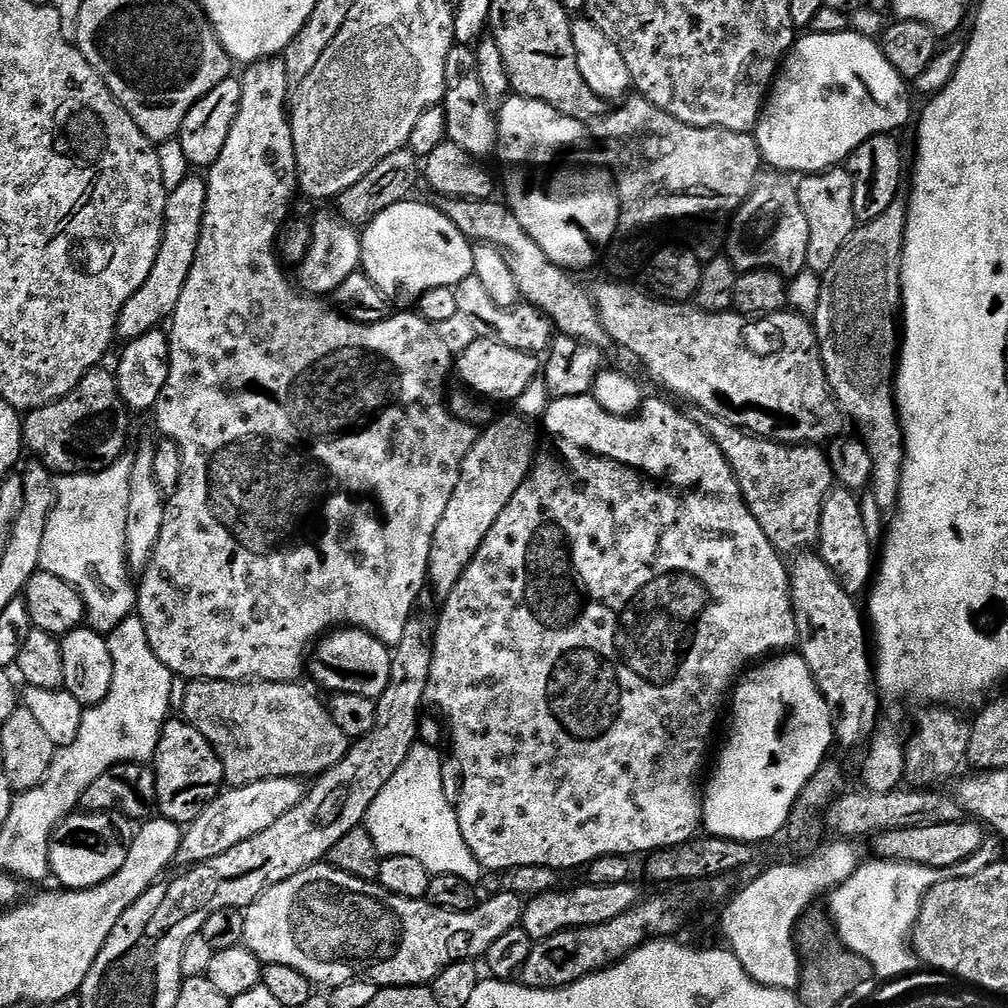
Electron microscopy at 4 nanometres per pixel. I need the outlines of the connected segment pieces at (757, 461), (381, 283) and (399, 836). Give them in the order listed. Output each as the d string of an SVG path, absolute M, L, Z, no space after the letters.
M697 411L694 419L722 450L750 514L754 514L762 534L770 538L776 551L799 554L819 545L822 506L834 487L827 451L814 444L786 445L763 440L708 412Z
M409 198L382 210L378 218L363 225L360 232L360 267L364 275L386 294L396 306L412 306L420 301L426 290L438 290L438 286L455 288L462 278L474 270L473 241L468 240L450 222L439 207L419 204Z
M417 742L410 750L410 754L406 754L406 762L402 762L402 766L398 766L394 778L390 778L390 782L386 782L382 794L378 794L378 798L374 798L368 816L364 819L363 827L368 829L370 838L374 838L374 846L378 846L378 854L382 858L386 856L415 858L417 862L422 862L422 866L426 866L426 870L432 876L454 874L456 877L462 878L464 882L479 885L482 875L484 875L484 869L474 858L469 846L466 845L461 827L458 825L453 801L448 801L448 796L444 793L444 768L440 765L440 754L430 745Z

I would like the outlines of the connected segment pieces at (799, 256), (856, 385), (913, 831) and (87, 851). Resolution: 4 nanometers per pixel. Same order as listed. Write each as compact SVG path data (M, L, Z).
M772 170L761 175L757 185L748 196L730 224L728 236L728 249L726 255L734 262L734 266L740 272L749 272L759 268L769 268L775 272L780 272L786 278L793 278L800 272L807 269L806 246L810 246L810 226L806 223L806 214L802 210L802 202L798 202L796 184L787 175L779 171Z
M896 199L890 206L886 206L886 210L882 210L882 214L878 214L878 218L873 220L865 220L850 234L850 238L846 242L846 246L842 246L842 250L838 250L838 258L834 258L834 266L830 266L830 270L822 273L821 279L821 296L818 298L818 306L814 315L814 327L816 329L816 337L820 343L820 357L824 363L826 370L826 378L828 385L832 391L832 397L839 404L841 413L845 417L848 416L856 423L859 439L863 440L866 450L870 452L872 459L872 483L870 485L870 493L877 499L878 506L883 510L895 509L896 499L900 493L900 479L902 478L902 466L904 465L904 435L900 429L900 415L896 409L896 370L898 367L898 317L902 312L900 303L900 287L902 286L902 250L904 249L904 235L906 234L906 222L908 221L908 205L903 199Z
M972 818L958 822L942 822L938 826L914 826L881 832L871 841L877 857L897 860L903 864L918 864L934 868L948 868L966 862L968 858L982 850L986 843L986 828L983 823Z
M86 812L80 816L69 814L52 831L52 840L48 844L48 866L53 877L61 880L68 890L93 888L109 880L122 862L132 845L134 835L133 821L118 812Z

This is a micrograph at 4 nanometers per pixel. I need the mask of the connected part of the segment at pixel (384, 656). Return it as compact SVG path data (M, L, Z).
M341 627L339 630L333 630L323 637L315 645L314 656L316 652L316 661L311 661L310 676L317 680L322 687L328 691L328 694L345 692L346 694L362 694L366 698L376 700L386 690L390 682L390 662L392 653L387 646L376 636L371 636L360 628Z

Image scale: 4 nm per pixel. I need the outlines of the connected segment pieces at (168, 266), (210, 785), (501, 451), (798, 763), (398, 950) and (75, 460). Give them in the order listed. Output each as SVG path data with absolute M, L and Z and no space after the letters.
M189 174L182 186L169 191L164 215L164 233L158 258L154 258L154 270L150 270L150 278L142 282L138 294L134 294L134 298L130 298L126 306L122 306L122 314L116 323L116 335L121 341L142 338L142 334L157 331L163 325L160 324L163 320L164 323L171 321L178 306L178 298L182 298L186 278L190 278L190 266L194 266L194 258L198 254L198 238L202 230L207 189L208 181L203 175Z
M169 718L164 722L164 729L156 747L154 771L158 798L156 807L163 819L181 826L192 824L206 810L206 806L219 796L225 787L224 771L218 754L202 738L202 734L183 718Z
M537 378L530 386L526 386L526 391L522 393L522 398L518 398L507 409L505 416L500 416L496 421L493 419L485 432L481 431L477 435L474 446L470 454L462 462L462 470L458 474L458 486L454 486L454 494L450 494L450 502L446 506L446 511L442 514L442 519L438 522L438 530L434 530L434 542L430 546L430 562L428 563L428 584L430 588L437 592L440 598L448 596L458 586L458 578L466 574L466 566L478 554L482 542L486 542L486 534L490 534L490 526L498 522L498 514L506 510L510 498L518 494L522 482L534 467L534 461L538 455L538 437L542 432L542 421L550 397L548 388L543 379Z
M776 654L749 667L730 693L732 725L716 756L712 777L702 788L702 828L708 836L759 845L760 840L783 833L803 788L834 748L830 706L803 656L788 655L792 654Z
M321 862L310 866L306 870L302 870L298 874L294 874L294 878L286 878L286 882L278 882L274 886L270 886L254 903L243 909L244 917L246 918L243 945L258 957L261 964L290 966L292 969L298 970L298 974L306 974L306 978L316 986L320 986L320 984L335 986L345 984L351 980L368 980L377 986L387 986L390 988L401 988L411 984L427 985L436 979L436 976L443 968L448 968L450 965L457 964L463 960L476 962L479 961L479 956L480 959L487 957L490 946L494 946L494 942L498 942L498 938L502 938L502 934L506 934L506 930L514 930L521 927L526 907L525 897L519 894L519 892L511 890L503 891L498 893L497 896L490 897L485 904L484 901L477 903L476 907L471 908L468 912L451 912L450 910L442 910L438 906L428 903L427 899L411 900L410 898L395 896L394 893L380 887L379 883L370 880L359 880L342 870L332 867L327 862Z
M97 366L70 394L44 408L31 409L23 417L24 443L27 451L32 451L32 456L53 474L77 476L80 472L101 472L116 459L120 450L116 448L123 446L128 436L128 419L130 413L120 397L115 375L104 366Z

